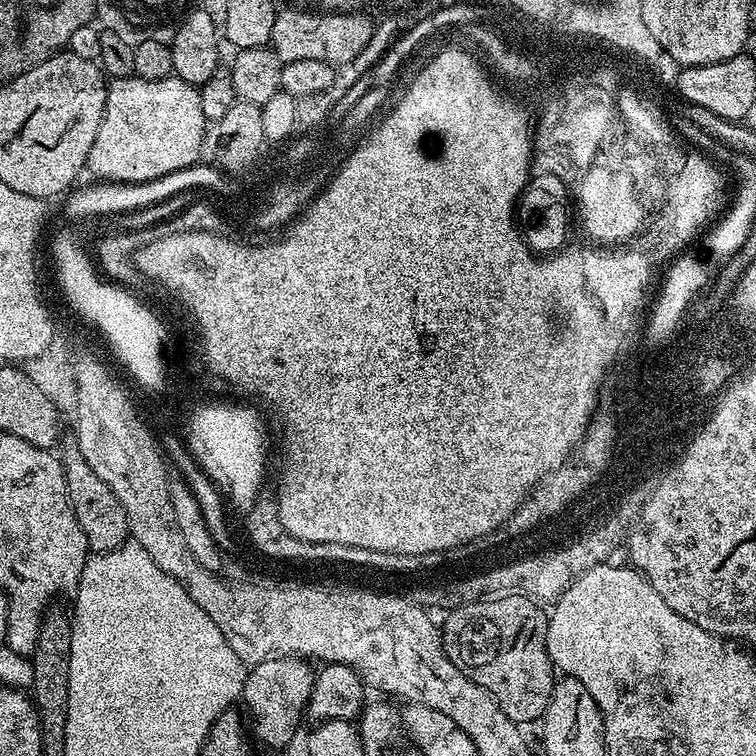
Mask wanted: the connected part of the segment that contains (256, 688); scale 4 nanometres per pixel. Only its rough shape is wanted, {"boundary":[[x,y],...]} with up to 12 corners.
{"boundary":[[309,661],[251,665],[242,704],[254,736],[284,748],[305,719],[316,681]]}

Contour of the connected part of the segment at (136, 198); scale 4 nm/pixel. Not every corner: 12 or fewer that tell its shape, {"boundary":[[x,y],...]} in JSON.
{"boundary":[[197,162],[146,183],[94,184],[66,212],[82,224],[160,204],[192,188],[222,190],[227,175]]}

